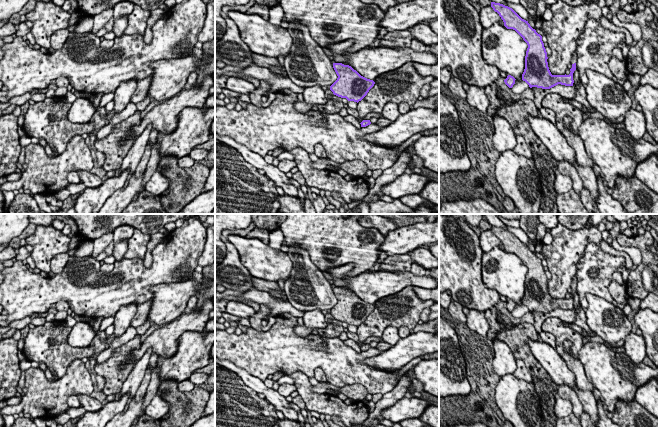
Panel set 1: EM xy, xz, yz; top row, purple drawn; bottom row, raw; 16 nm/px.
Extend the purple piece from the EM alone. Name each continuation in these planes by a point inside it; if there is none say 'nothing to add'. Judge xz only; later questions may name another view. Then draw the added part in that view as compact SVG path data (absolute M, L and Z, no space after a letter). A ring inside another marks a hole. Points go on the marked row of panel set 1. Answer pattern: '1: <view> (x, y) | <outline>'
nothing to add

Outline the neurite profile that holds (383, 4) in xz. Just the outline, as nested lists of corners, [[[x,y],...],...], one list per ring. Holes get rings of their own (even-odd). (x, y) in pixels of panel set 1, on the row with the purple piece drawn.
[[[360,0],[365,4],[375,4],[381,8],[384,12],[387,12],[389,7],[395,6],[397,3],[396,0]]]

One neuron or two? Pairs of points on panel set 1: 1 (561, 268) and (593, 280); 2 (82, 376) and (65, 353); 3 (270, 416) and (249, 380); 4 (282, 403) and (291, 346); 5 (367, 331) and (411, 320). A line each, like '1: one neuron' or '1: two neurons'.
1: two neurons
2: two neurons
3: two neurons
4: two neurons
5: one neuron

